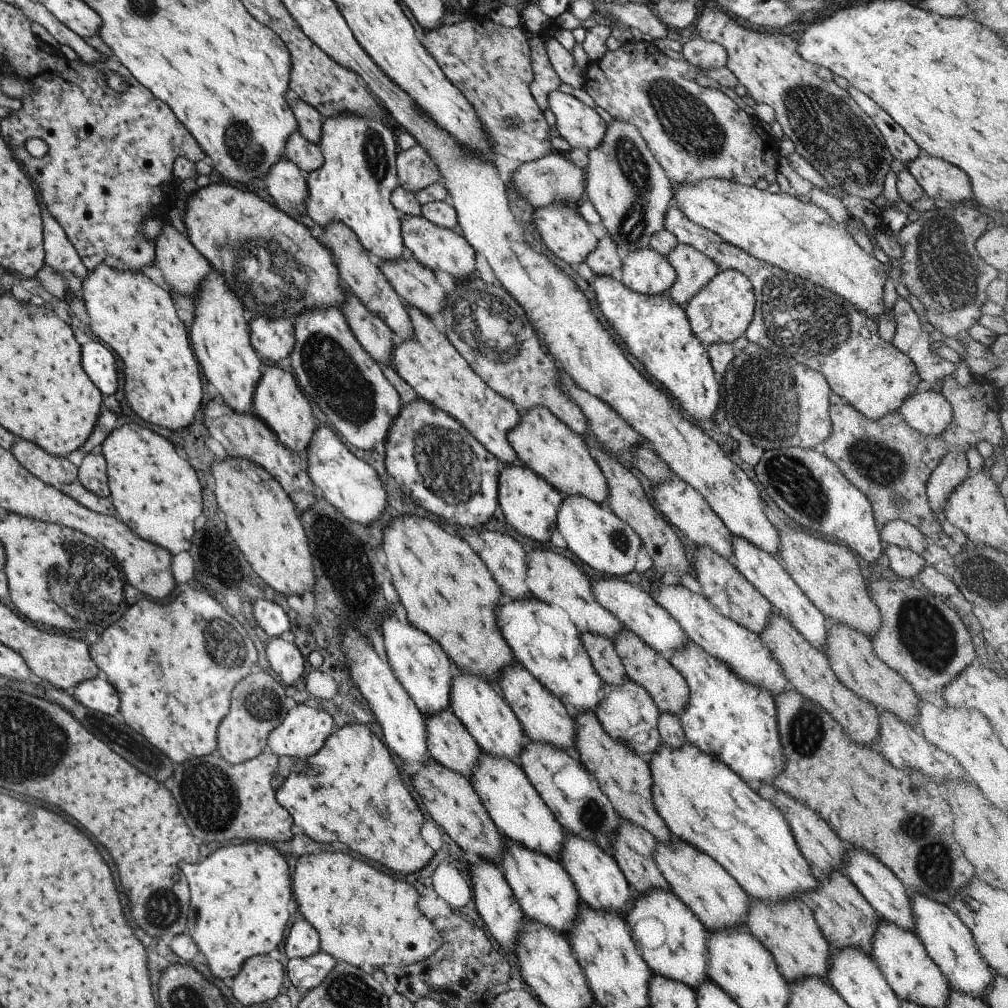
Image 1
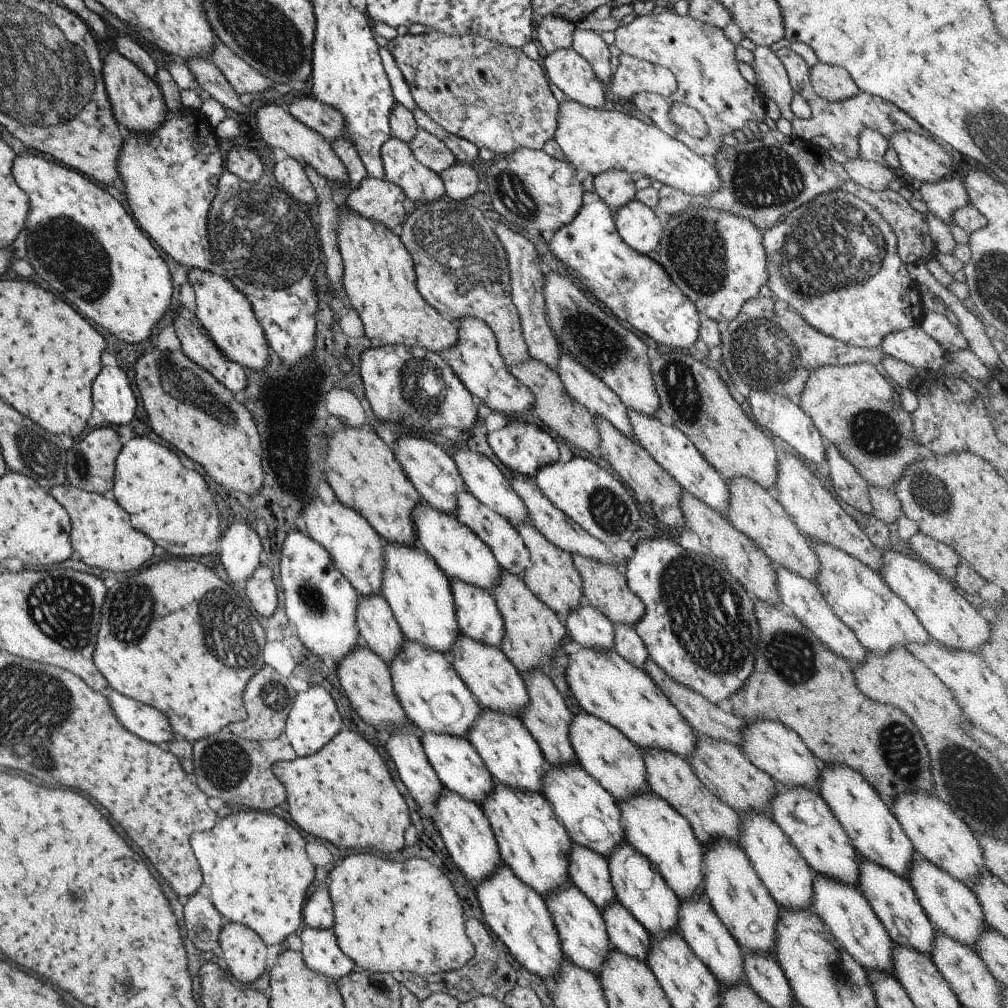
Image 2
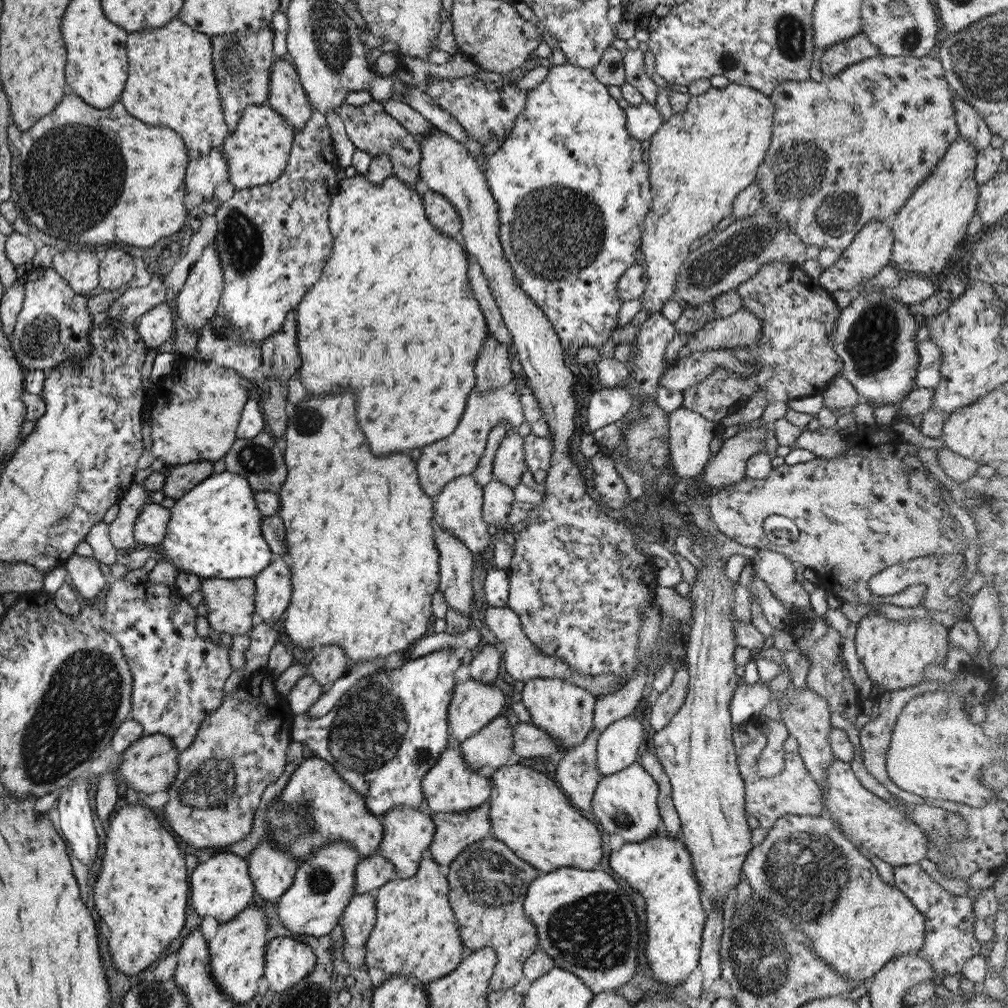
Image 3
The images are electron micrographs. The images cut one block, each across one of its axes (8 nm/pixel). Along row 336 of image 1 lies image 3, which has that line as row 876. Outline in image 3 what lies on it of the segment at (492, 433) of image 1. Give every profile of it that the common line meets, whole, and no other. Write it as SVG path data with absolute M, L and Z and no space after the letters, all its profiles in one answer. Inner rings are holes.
M424 855L413 876L391 879L375 889L373 893L375 923L364 945L364 963L367 972L371 968L377 968L383 973L383 978L389 978L389 976L415 978L417 984L425 987L450 974L458 966L463 948L461 948L461 940L457 936L457 920L449 906L449 885L444 870L431 857Z

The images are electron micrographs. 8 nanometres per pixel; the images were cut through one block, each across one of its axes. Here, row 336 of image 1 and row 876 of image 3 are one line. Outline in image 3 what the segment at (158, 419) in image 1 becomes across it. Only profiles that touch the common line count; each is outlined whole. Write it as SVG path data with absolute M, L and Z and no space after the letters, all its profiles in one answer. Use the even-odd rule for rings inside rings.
M121 798L118 807L107 820L104 833L106 835L101 867L93 885L93 906L101 924L109 929L107 946L112 962L119 972L131 978L139 972L143 973L153 960L159 958L163 950L178 938L181 928L184 927L190 866L187 866L187 860L179 852L174 834L167 830L146 806L129 805L122 802Z

